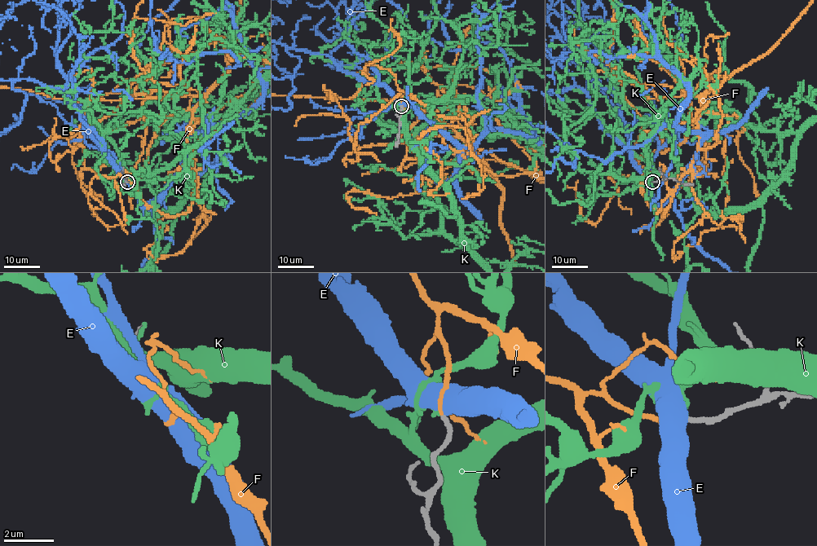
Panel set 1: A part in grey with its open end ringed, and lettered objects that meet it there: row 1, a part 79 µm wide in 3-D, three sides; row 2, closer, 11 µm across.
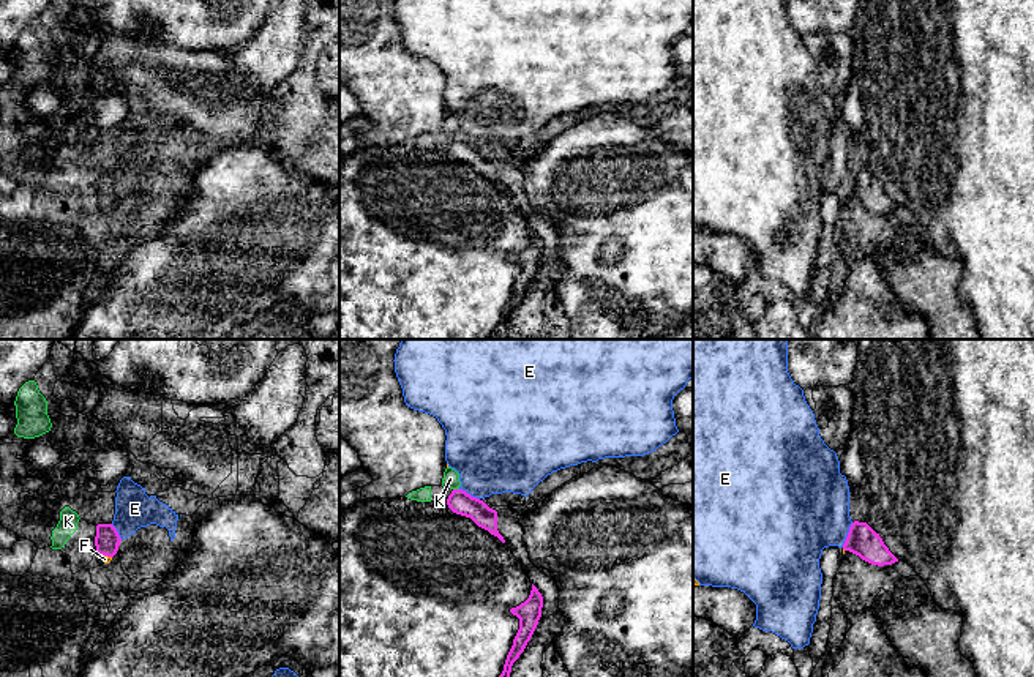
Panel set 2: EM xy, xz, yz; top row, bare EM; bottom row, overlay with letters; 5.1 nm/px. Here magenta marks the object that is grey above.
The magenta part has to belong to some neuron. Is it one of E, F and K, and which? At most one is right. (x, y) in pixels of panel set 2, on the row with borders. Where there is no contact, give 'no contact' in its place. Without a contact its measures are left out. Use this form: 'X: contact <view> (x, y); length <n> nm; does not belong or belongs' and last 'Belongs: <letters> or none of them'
E: contact yz (848, 535); length 140 nm; does not belong
F: contact xy (106, 554); length 70 nm; belongs
K: contact xz (457, 489); length 30 nm; does not belong
Belongs: F

